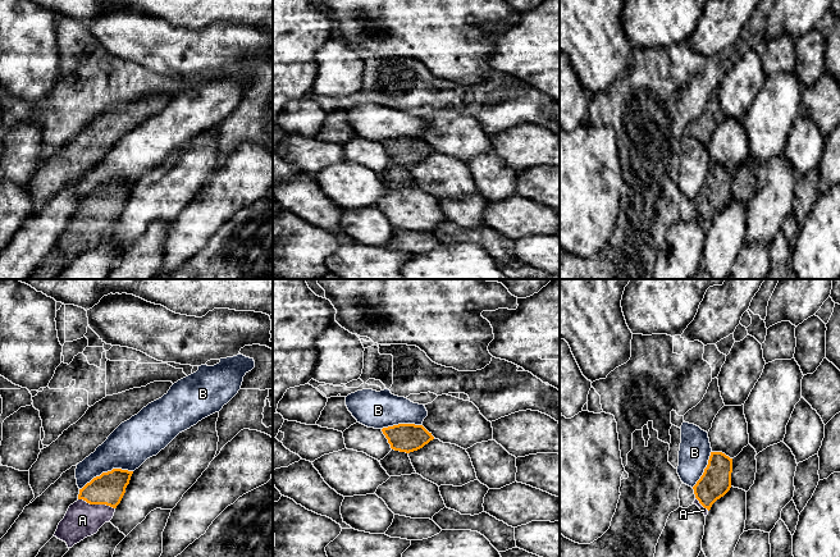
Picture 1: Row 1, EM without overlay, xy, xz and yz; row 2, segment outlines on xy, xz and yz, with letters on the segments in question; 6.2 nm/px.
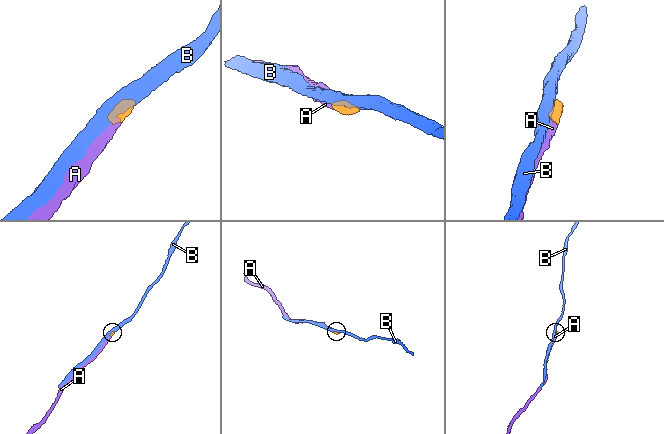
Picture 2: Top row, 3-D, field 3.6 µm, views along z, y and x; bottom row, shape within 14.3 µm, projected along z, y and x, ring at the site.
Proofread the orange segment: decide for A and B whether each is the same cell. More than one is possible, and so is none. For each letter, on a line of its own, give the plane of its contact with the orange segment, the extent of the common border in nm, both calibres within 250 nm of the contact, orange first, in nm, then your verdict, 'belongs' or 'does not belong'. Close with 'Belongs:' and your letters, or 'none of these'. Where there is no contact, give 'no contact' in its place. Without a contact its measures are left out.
A: xy | 240 nm | 200/220 nm | belongs
B: xy | 360 nm | 200/280 nm | does not belong
Belongs: A

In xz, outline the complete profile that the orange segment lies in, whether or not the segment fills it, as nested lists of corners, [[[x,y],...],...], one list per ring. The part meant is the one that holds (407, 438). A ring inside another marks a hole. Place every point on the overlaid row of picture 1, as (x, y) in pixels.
[[[398,424],[382,429],[391,448],[400,452],[414,452],[434,439],[423,425]]]

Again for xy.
[[[113,469],[79,489],[78,501],[69,506],[54,534],[68,548],[99,531],[120,503],[133,471]]]

